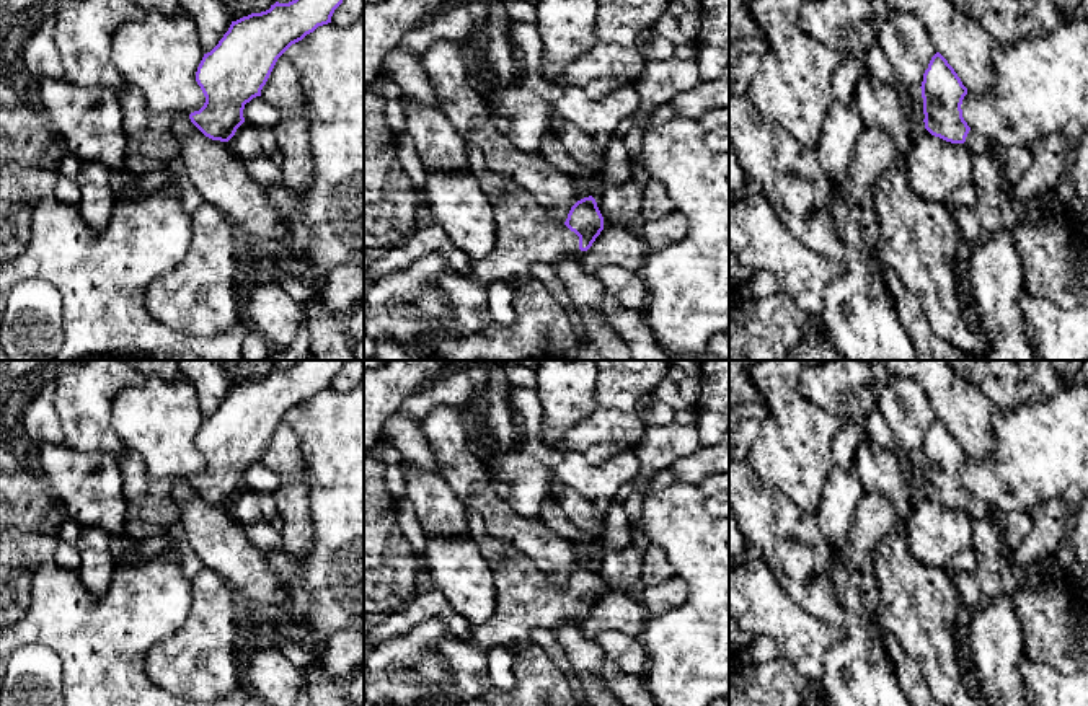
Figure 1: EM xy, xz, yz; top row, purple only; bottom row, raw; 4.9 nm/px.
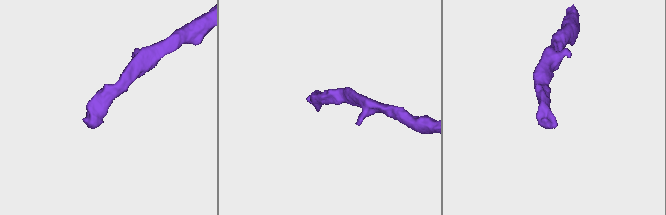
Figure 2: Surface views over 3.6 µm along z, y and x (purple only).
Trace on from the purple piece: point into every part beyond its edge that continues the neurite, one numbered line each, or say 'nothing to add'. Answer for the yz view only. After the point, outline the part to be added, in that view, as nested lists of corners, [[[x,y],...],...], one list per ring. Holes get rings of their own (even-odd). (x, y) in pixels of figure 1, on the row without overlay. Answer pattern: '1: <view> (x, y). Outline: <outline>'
1: yz (977, 509). Outline: [[[969,496],[964,510],[972,517],[972,518],[987,518],[990,515],[990,507],[980,501],[975,496]]]

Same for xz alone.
1: xz (526, 600). Outline: [[[467,509],[468,535],[476,541],[483,558],[488,561],[498,592],[494,613],[488,621],[471,626],[465,638],[450,636],[437,644],[444,664],[453,675],[450,693],[455,698],[473,699],[493,688],[488,677],[486,652],[493,647],[504,647],[514,654],[527,649],[530,633],[535,628],[553,629],[561,620],[579,615],[579,602],[564,589],[550,582],[550,579],[533,564],[533,561],[519,549],[493,538],[486,528],[481,514]]]

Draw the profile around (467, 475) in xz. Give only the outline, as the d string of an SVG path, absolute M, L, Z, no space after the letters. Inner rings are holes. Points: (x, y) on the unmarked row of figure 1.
M439 406L418 426L437 461L437 473L467 507L481 514L493 538L527 554L551 584L564 589L571 572L589 563L589 554L538 517L519 515L496 492L484 460L468 447L460 414Z

